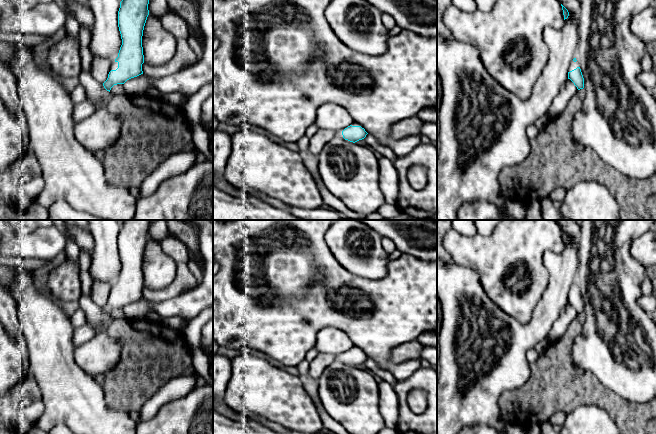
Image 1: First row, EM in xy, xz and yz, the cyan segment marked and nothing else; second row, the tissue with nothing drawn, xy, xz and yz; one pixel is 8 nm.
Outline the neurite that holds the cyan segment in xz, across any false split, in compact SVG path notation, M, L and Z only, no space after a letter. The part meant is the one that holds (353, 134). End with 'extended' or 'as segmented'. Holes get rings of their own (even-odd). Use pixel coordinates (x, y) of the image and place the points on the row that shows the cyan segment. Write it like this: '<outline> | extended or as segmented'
M354 122L345 129L340 130L336 135L350 142L357 142L366 137L367 131L357 122Z | extended

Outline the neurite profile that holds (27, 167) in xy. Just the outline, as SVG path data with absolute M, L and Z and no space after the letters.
M27 150L10 168L10 178L15 185L26 183L31 179L41 175L42 171L37 158L31 150Z

